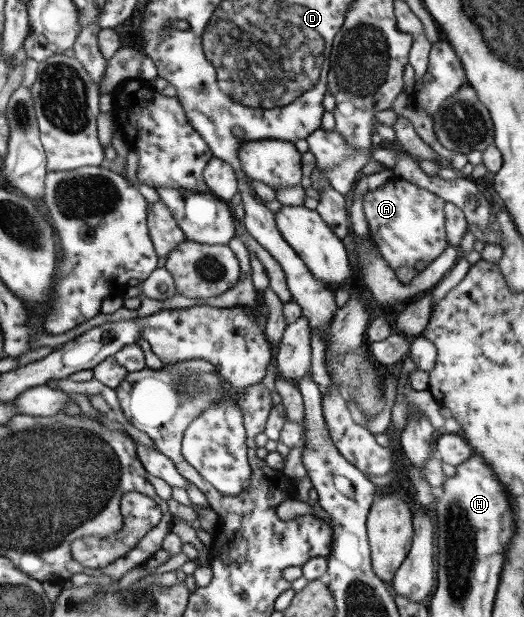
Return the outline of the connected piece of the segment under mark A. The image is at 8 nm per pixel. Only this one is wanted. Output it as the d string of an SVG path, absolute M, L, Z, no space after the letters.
M391 176L383 185L365 192L362 210L368 224L370 242L404 285L411 282L429 262L437 259L448 245L444 230L444 200L409 184L399 176Z

